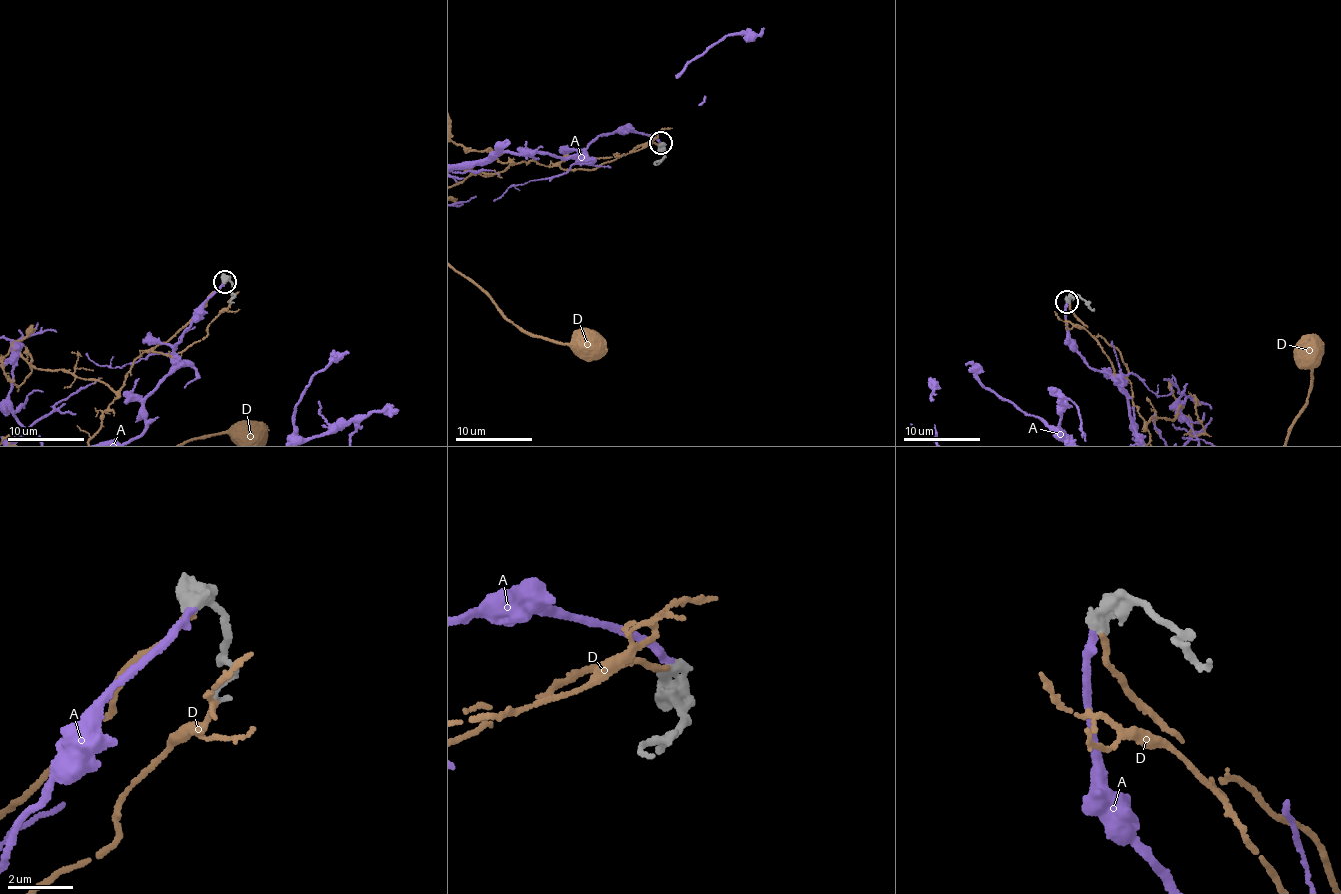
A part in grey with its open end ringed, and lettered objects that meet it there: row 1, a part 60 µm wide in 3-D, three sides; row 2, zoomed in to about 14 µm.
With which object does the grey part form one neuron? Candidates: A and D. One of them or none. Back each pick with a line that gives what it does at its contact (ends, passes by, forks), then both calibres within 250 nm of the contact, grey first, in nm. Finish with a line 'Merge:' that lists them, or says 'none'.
A: it ends; calibres 480 and 240 nm
Merge: A

